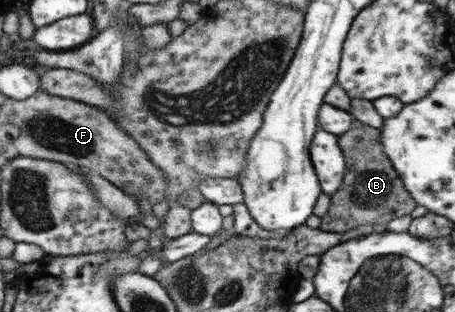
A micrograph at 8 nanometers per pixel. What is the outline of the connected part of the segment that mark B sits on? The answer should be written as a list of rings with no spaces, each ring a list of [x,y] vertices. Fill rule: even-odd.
[[[356,119],[350,129],[339,136],[338,145],[345,155],[345,176],[338,191],[331,195],[328,211],[320,217],[320,230],[341,234],[364,223],[388,223],[410,214],[417,206],[384,153],[380,137],[379,129]]]

